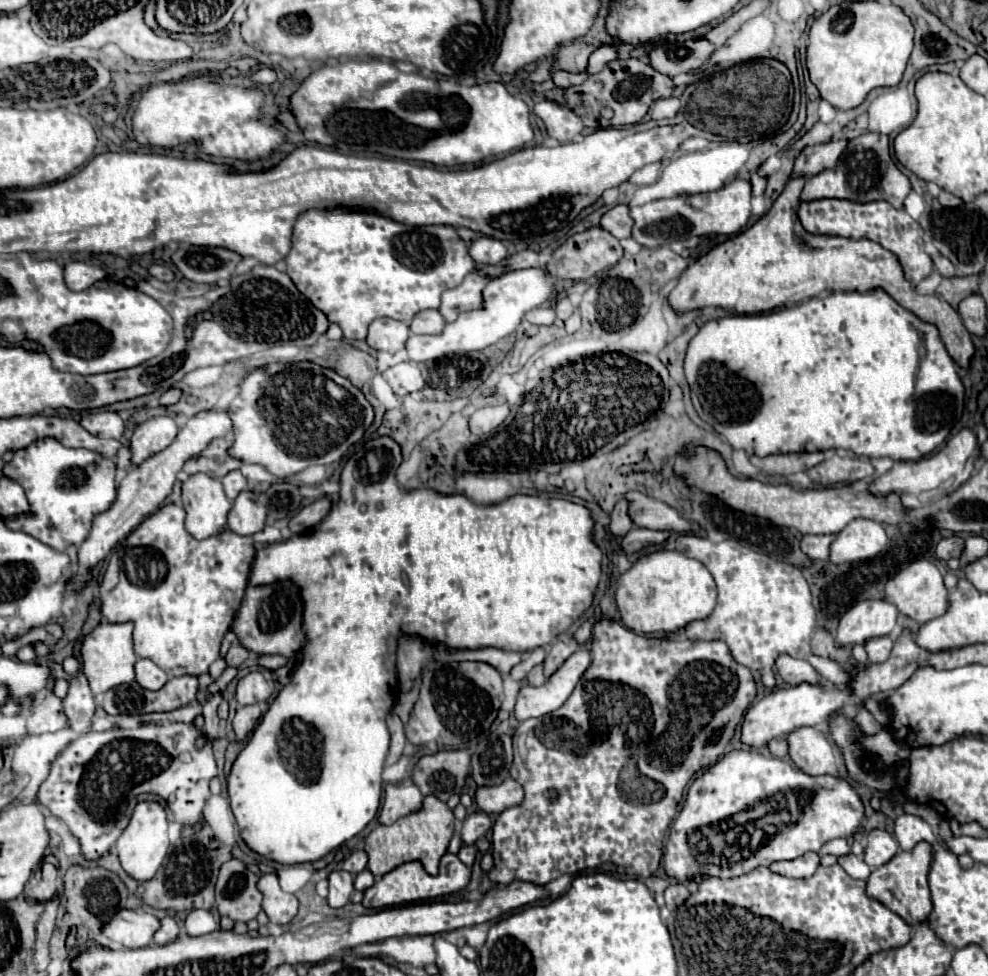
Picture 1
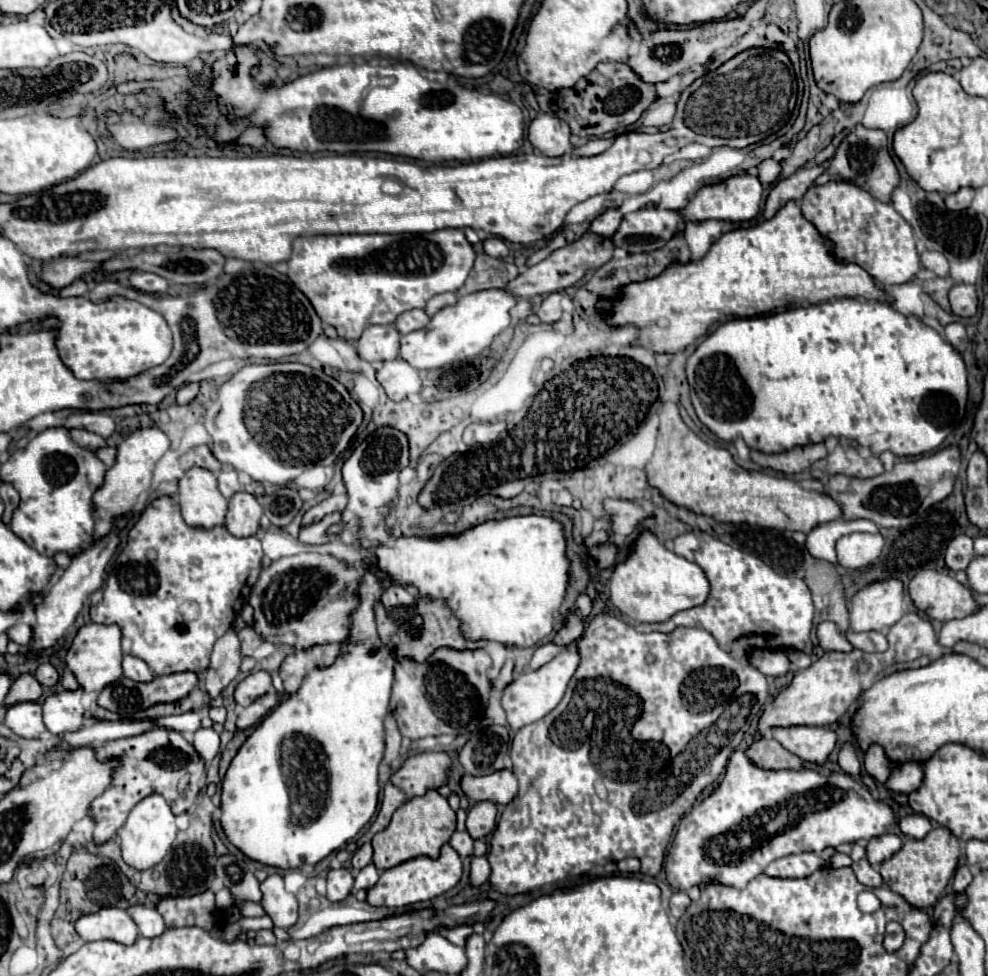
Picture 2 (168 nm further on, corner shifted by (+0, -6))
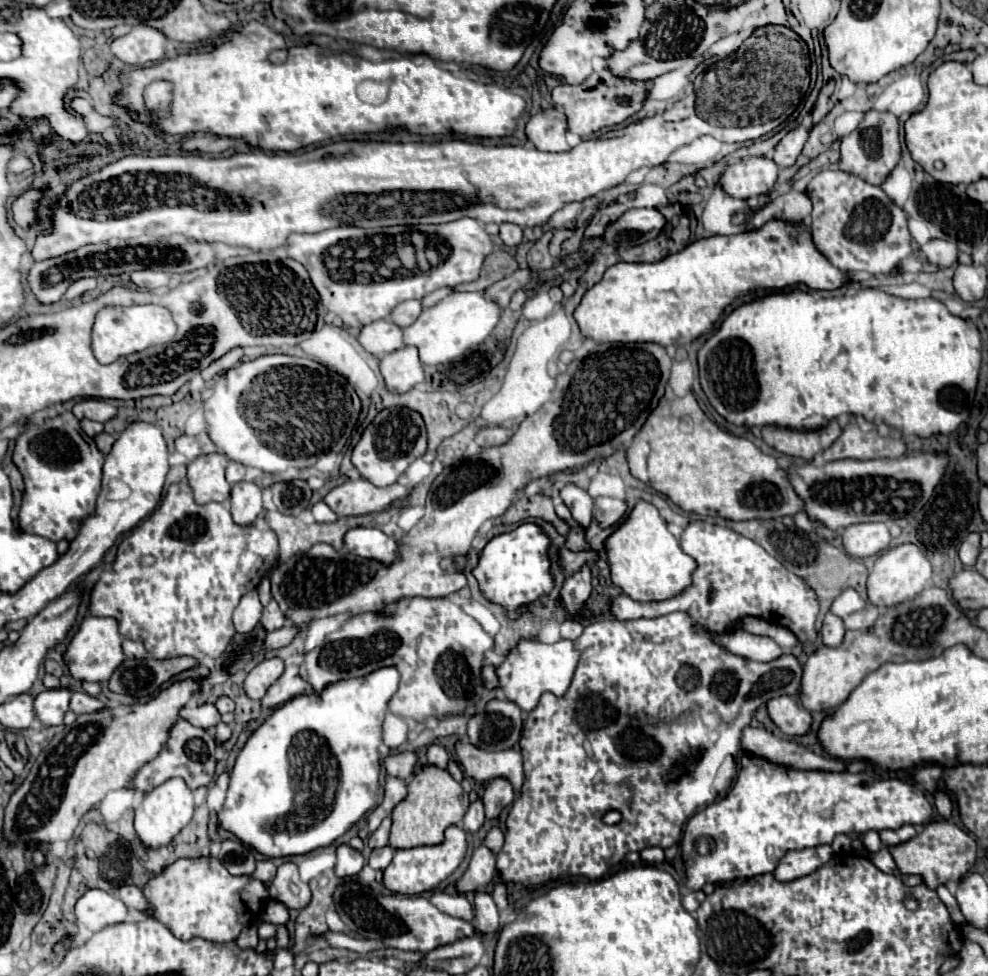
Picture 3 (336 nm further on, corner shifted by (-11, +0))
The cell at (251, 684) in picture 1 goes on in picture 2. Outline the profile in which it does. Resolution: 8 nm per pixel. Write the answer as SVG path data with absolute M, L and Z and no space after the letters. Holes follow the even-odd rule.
M265 670L251 672L245 680L241 680L235 688L235 702L239 706L249 706L259 696L267 694L271 690L271 674Z

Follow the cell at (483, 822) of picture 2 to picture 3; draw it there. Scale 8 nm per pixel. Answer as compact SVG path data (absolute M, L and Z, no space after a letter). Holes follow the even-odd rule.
M496 778L486 786L486 792L482 796L484 802L484 810L486 810L486 818L498 818L500 812L514 800L512 794L512 786L508 780Z

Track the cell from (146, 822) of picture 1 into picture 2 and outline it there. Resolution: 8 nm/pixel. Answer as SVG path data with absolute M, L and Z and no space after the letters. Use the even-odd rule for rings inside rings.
M157 792L149 794L147 798L143 798L127 816L127 822L121 826L119 830L119 844L123 850L123 860L127 864L131 864L133 868L153 868L155 864L159 864L165 854L171 850L173 840L177 834L177 826L175 826L175 814L171 812L169 804L165 802L165 798Z

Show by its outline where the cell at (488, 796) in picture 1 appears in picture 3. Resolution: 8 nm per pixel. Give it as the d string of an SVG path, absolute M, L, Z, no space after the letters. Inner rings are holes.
M456 744L458 760L466 776L476 782L490 782L494 778L506 778L514 790L521 790L524 782L524 758L516 750L484 752L472 744Z

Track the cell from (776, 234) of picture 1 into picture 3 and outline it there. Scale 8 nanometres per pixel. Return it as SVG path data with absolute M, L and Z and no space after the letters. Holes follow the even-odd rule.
M770 220L770 222L766 222L762 228L742 230L742 232L732 234L732 236L712 236L712 238L696 240L696 242L688 244L682 252L676 252L676 254L672 254L672 256L666 256L664 260L654 262L654 264L626 264L626 262L614 264L614 266L610 266L610 268L606 270L604 278L584 294L580 306L578 306L576 312L574 312L574 318L576 318L576 322L578 322L580 330L582 330L582 334L584 334L586 338L594 338L596 342L656 342L656 344L660 344L660 346L688 346L692 340L696 340L696 338L700 338L700 336L708 334L708 332L714 328L714 324L718 322L718 318L722 316L722 312L726 310L726 306L730 306L736 298L742 298L742 296L746 296L746 294L750 294L750 292L756 292L756 290L782 290L782 288L790 288L790 286L794 286L794 284L804 284L804 286L808 286L808 288L812 288L812 290L838 290L838 288L842 288L844 284L848 284L850 280L852 280L852 278L850 278L850 274L848 274L846 270L842 272L840 268L836 268L836 266L814 246L814 240L810 238L810 230L808 230L808 226L806 226L804 222L792 224L792 222L786 222L786 220Z

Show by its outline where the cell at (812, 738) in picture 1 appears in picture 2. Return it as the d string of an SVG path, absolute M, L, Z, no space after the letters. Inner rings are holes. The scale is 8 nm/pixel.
M789 726L789 728L771 728L773 738L803 758L805 762L825 762L831 750L835 748L835 732L815 726Z

